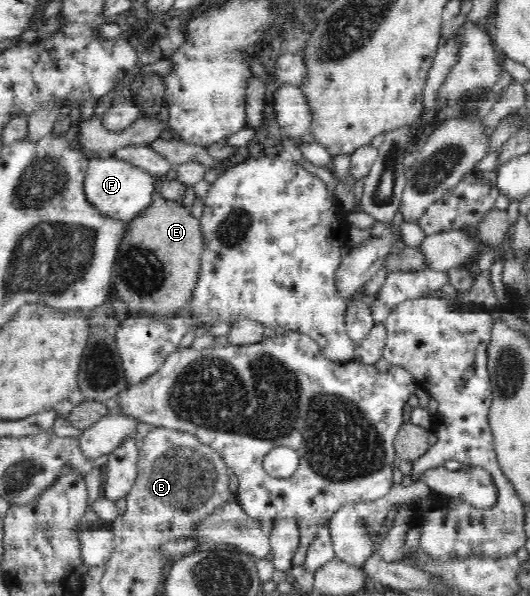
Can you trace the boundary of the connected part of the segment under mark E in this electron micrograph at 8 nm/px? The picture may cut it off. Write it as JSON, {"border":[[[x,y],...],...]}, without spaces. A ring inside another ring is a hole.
{"border":[[[154,194],[151,204],[128,225],[118,248],[117,264],[115,264],[115,292],[123,302],[127,302],[133,310],[131,315],[155,317],[175,317],[191,298],[195,288],[195,276],[199,274],[199,260],[203,254],[203,237],[200,220],[191,215],[190,208],[179,202],[170,201]]]}

